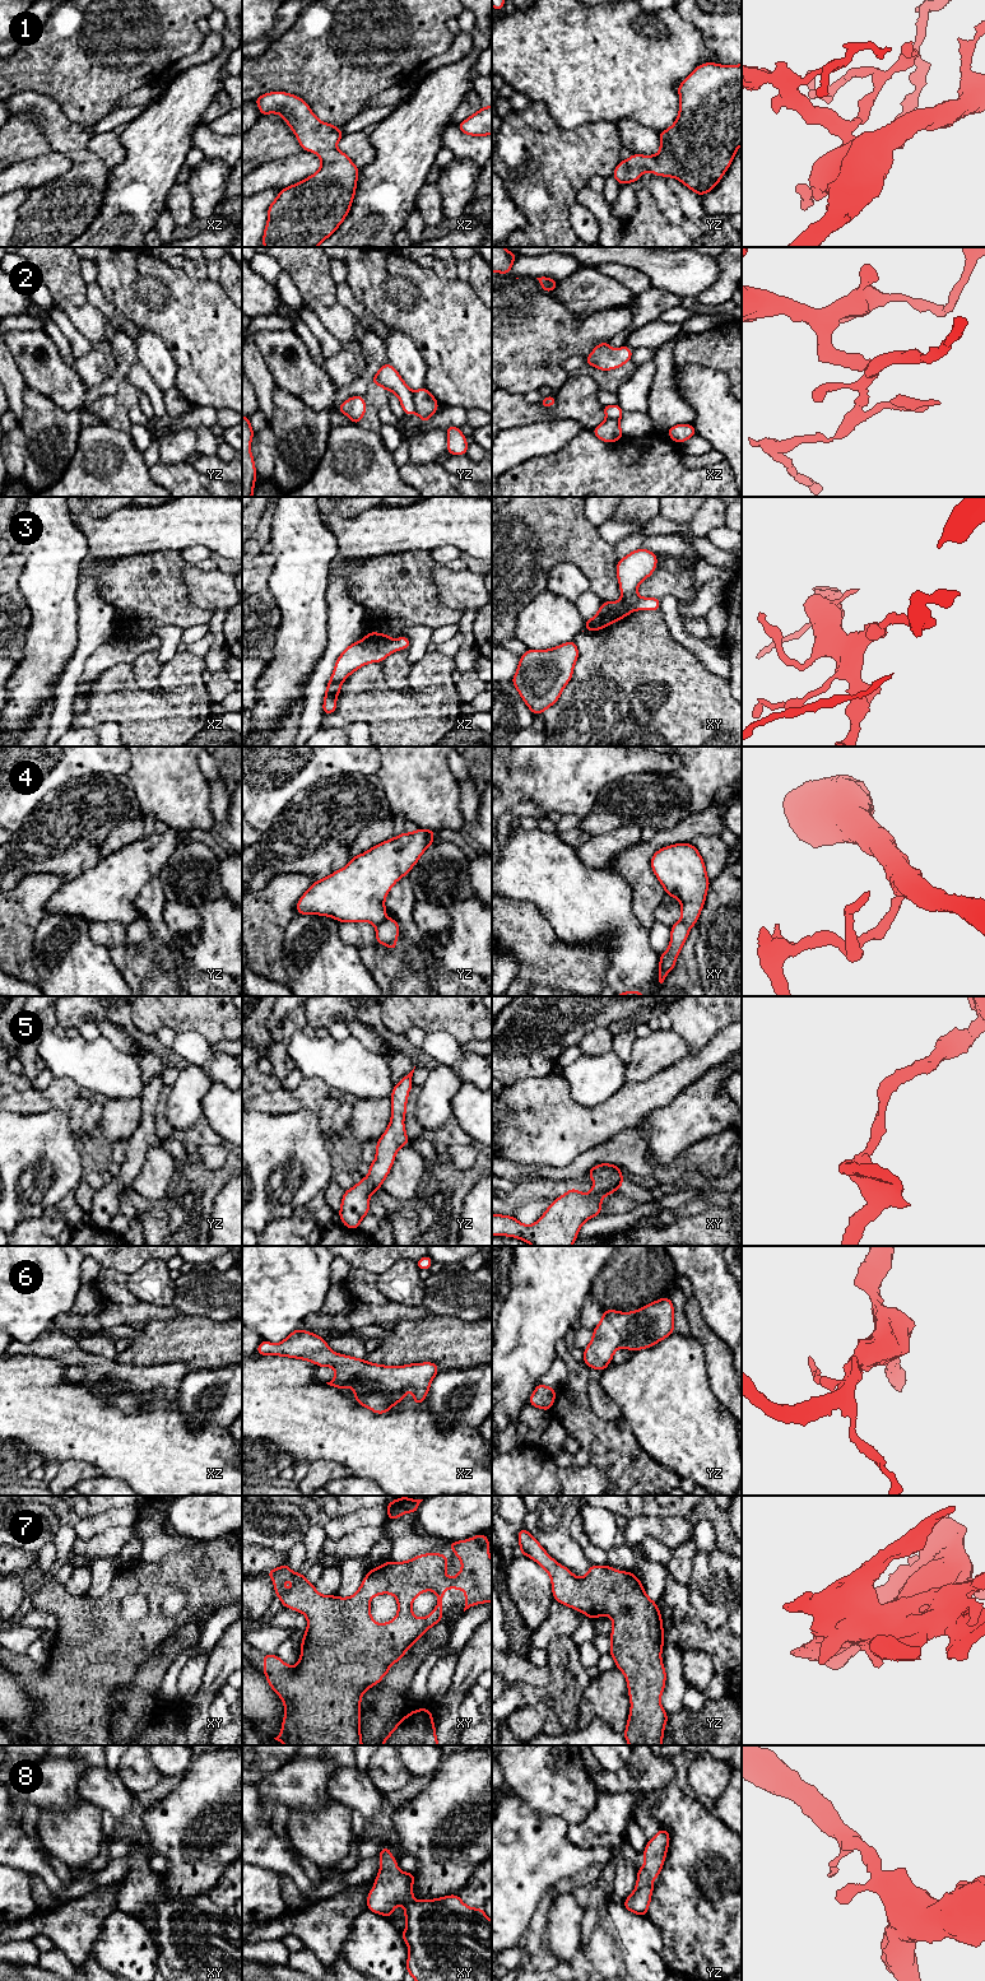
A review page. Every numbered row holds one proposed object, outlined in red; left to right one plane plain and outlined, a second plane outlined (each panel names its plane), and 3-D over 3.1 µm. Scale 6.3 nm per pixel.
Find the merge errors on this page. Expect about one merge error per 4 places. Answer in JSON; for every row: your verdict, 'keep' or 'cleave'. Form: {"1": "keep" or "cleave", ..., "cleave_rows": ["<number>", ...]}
{"1": "keep", "2": "cleave", "3": "cleave", "4": "cleave", "5": "keep", "6": "keep", "7": "keep", "8": "keep", "cleave_rows": ["2", "3", "4"]}

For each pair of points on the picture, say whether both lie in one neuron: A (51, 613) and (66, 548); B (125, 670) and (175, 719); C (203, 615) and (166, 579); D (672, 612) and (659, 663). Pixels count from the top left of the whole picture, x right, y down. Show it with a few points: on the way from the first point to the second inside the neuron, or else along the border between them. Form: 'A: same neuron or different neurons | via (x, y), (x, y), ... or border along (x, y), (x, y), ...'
A: same neuron | via (51, 596), (52, 564)
B: same neuron | via (126, 686), (159, 719)
C: same neuron | via (191, 615), (166, 590)
D: different neurons | border along (659, 609), (669, 633), (688, 650)

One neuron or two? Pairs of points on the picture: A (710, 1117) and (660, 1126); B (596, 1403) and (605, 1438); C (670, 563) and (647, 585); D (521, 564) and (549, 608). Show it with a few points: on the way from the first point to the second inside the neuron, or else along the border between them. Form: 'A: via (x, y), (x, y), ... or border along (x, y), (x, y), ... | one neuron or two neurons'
A: via (697, 1117), (690, 1117), (673, 1126) | one neuron
B: border along (585, 1394), (589, 1407), (603, 1419), (619, 1418) | two neurons
C: border along (658, 558), (670, 571), (692, 570) | two neurons
D: border along (544, 589), (519, 613) | two neurons

